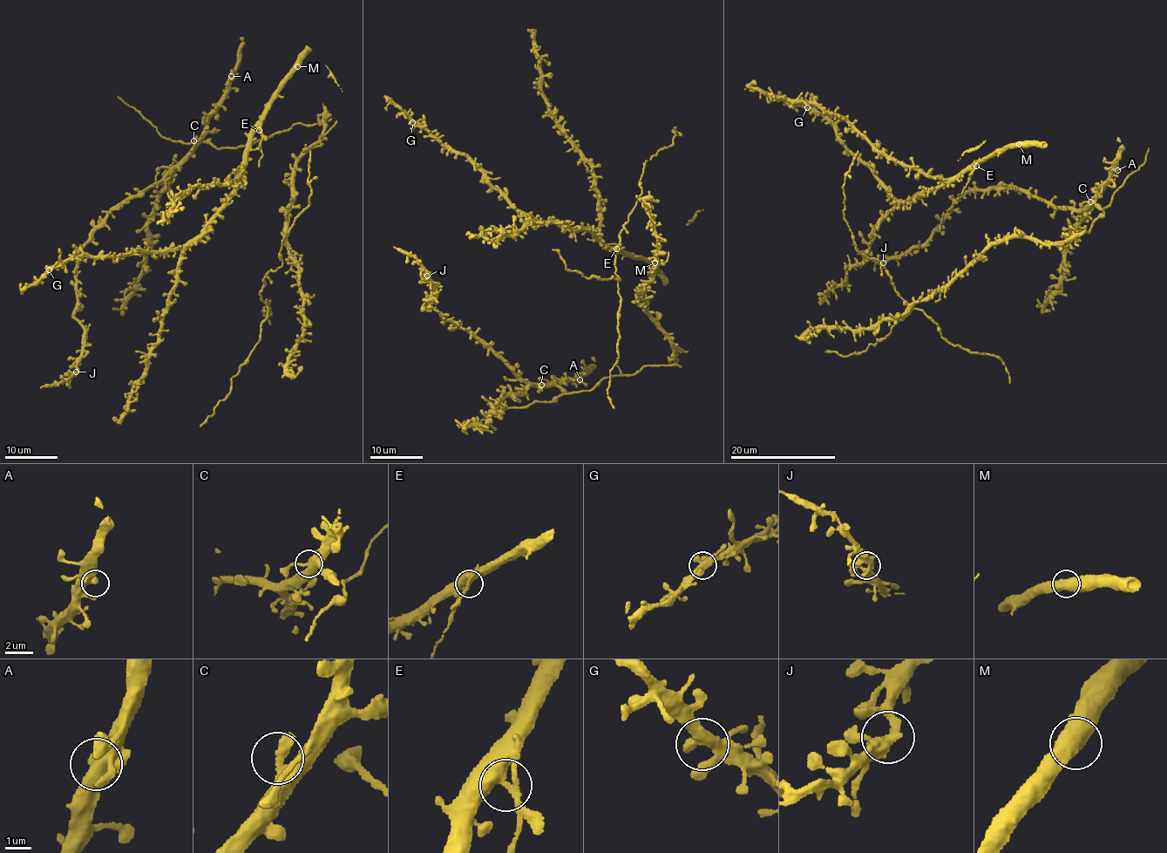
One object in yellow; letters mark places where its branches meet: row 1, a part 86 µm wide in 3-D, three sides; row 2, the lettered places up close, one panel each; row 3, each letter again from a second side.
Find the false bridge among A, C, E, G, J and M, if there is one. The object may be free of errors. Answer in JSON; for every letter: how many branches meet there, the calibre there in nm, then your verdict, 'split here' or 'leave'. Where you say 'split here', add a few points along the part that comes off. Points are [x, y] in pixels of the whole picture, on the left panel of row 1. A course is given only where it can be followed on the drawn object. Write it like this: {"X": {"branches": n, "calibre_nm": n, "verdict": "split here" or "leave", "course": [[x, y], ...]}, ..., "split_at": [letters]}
{"A": {"branches": 2, "calibre_nm": 400, "verdict": "leave"}, "C": {"branches": 2, "calibre_nm": 400, "verdict": "leave"}, "E": {"branches": 2, "calibre_nm": 440, "verdict": "split here", "course": [[259, 131], [262, 155], [259, 167]]}, "G": {"branches": 2, "calibre_nm": 480, "verdict": "leave"}, "J": {"branches": 2, "calibre_nm": 440, "verdict": "leave"}, "M": {"branches": 2, "calibre_nm": 550, "verdict": "leave"}, "split_at": ["E"]}

